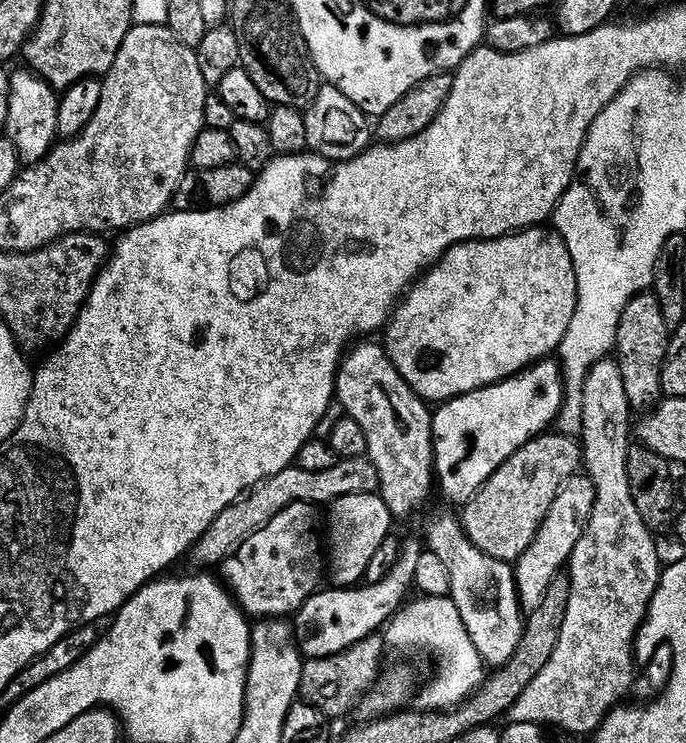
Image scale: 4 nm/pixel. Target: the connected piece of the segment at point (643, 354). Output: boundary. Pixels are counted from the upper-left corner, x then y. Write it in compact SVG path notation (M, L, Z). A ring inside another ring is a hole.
M641 294L632 299L626 306L620 323L618 352L624 355L621 368L626 382L626 392L633 409L648 408L652 410L661 403L664 390L664 362L668 358L670 328L664 317L664 308L653 294Z

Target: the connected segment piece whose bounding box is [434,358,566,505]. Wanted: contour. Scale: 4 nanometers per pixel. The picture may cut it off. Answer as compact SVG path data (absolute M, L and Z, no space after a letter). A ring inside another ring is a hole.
M549 358L525 368L508 380L447 401L434 412L438 488L452 504L473 500L484 484L524 446L557 423L564 410L566 385L563 367Z

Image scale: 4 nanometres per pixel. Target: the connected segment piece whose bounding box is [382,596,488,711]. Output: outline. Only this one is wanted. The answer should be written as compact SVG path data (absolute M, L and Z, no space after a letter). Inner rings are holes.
M429 596L420 598L420 601L407 603L393 616L385 625L383 637L385 641L402 652L426 652L432 654L438 662L438 676L430 685L421 687L417 693L416 704L421 711L451 711L460 707L470 700L483 687L488 676L488 668L478 654L477 647L470 638L466 624L462 621L462 614L458 611L458 606L450 596Z

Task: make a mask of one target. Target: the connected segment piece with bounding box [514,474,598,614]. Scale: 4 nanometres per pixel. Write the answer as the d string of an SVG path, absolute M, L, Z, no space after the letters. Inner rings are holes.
M586 474L573 476L558 494L554 506L548 511L548 517L540 527L535 542L519 560L515 561L516 589L520 591L521 605L529 613L536 614L543 609L544 599L548 597L553 582L561 575L560 567L563 564L565 567L571 561L587 534L597 501L598 494L593 478Z

